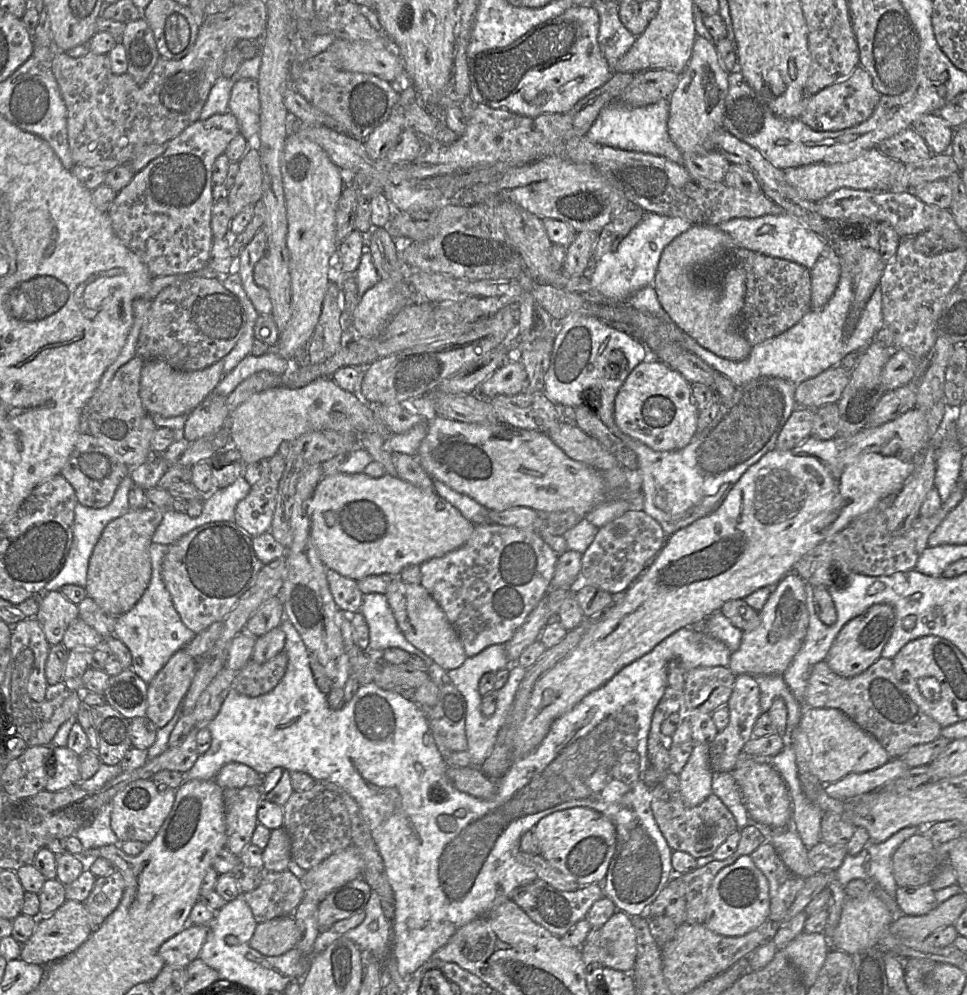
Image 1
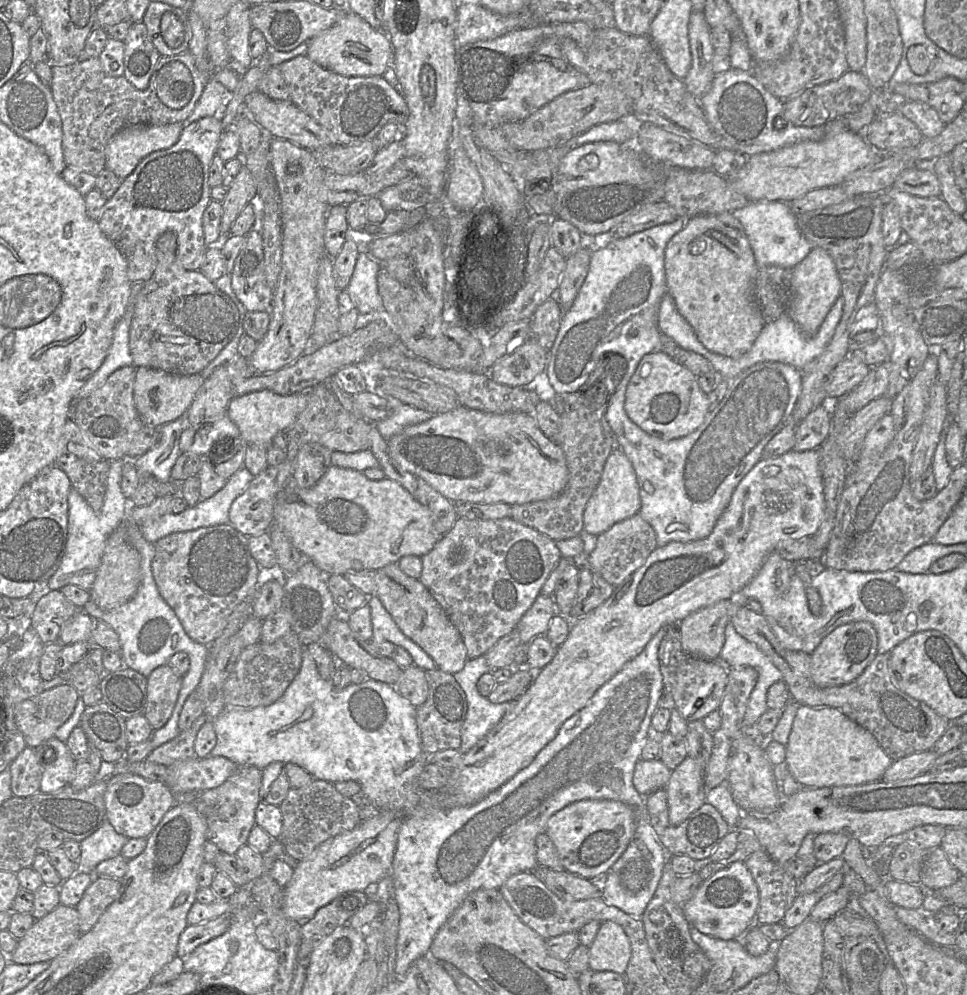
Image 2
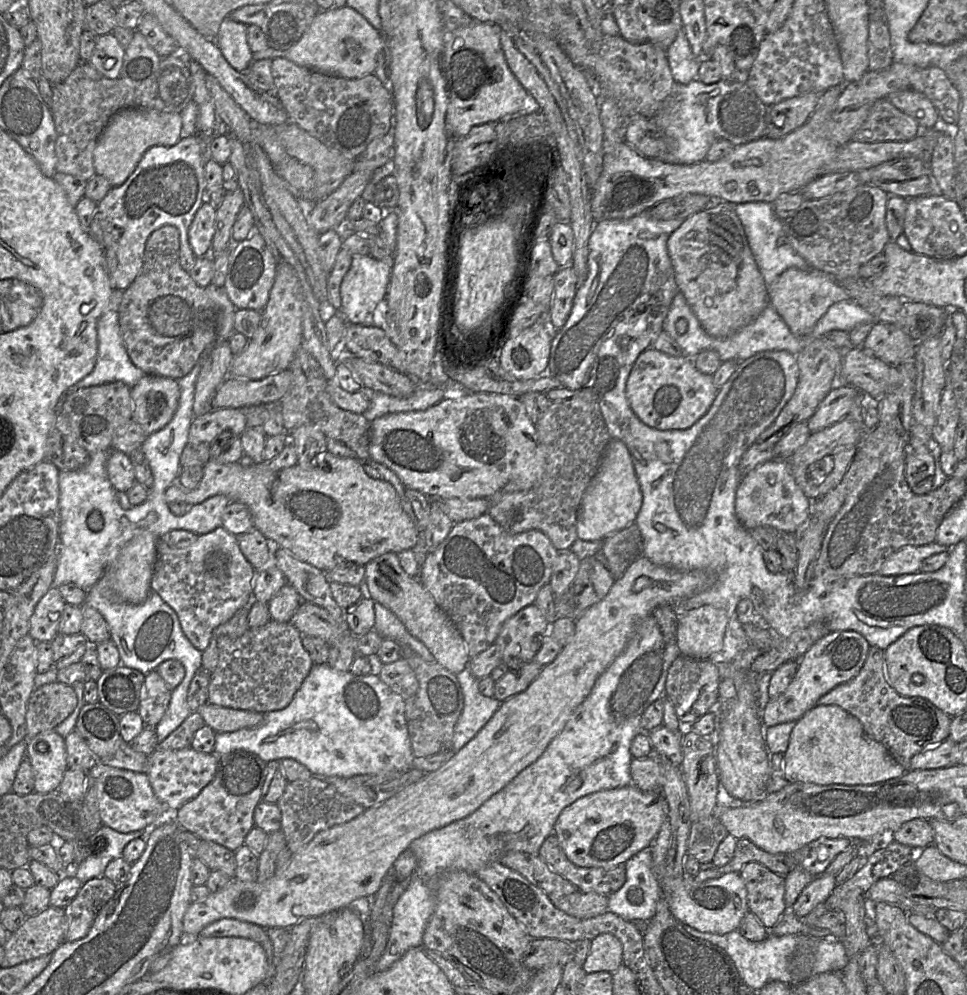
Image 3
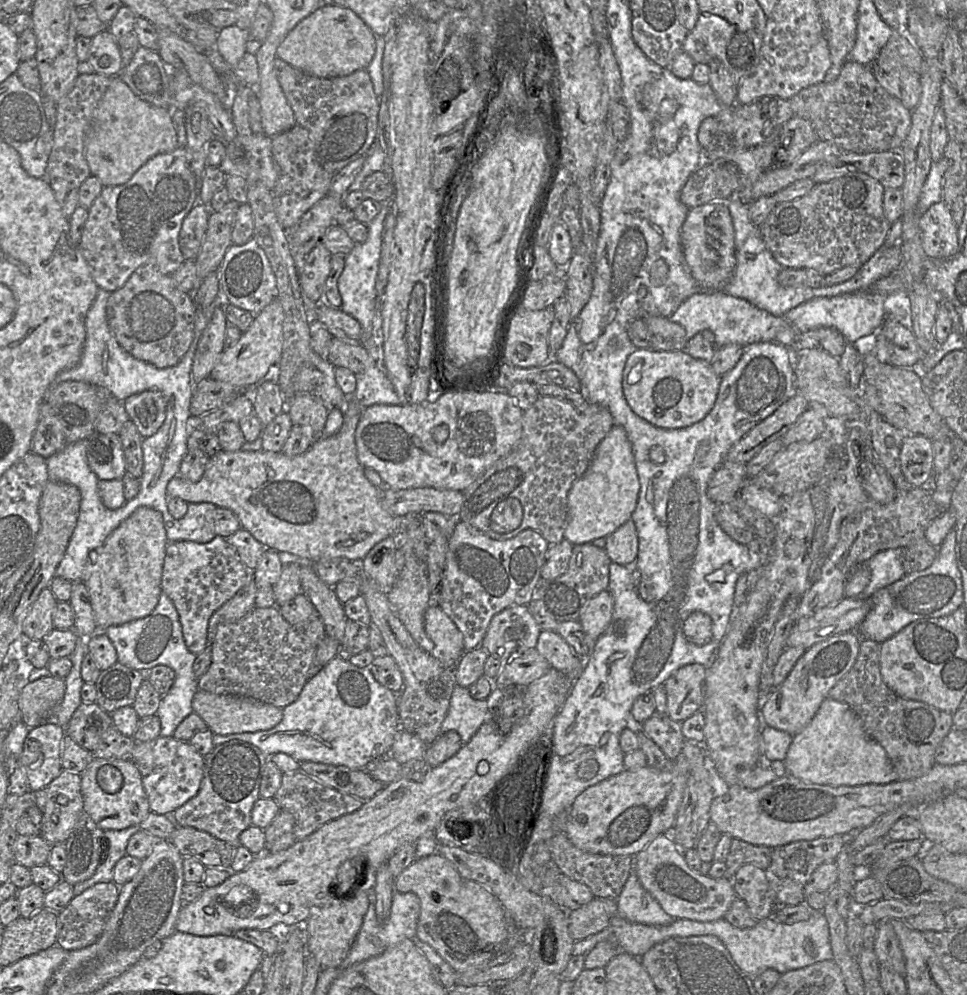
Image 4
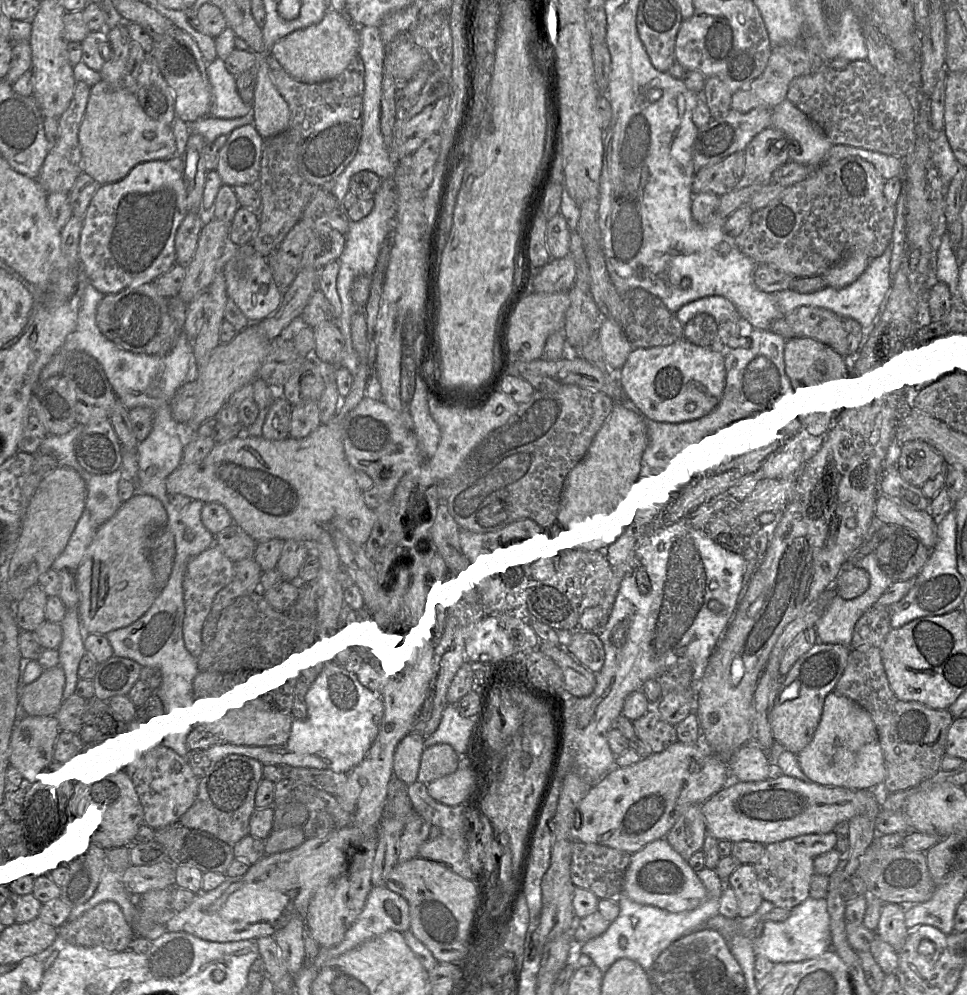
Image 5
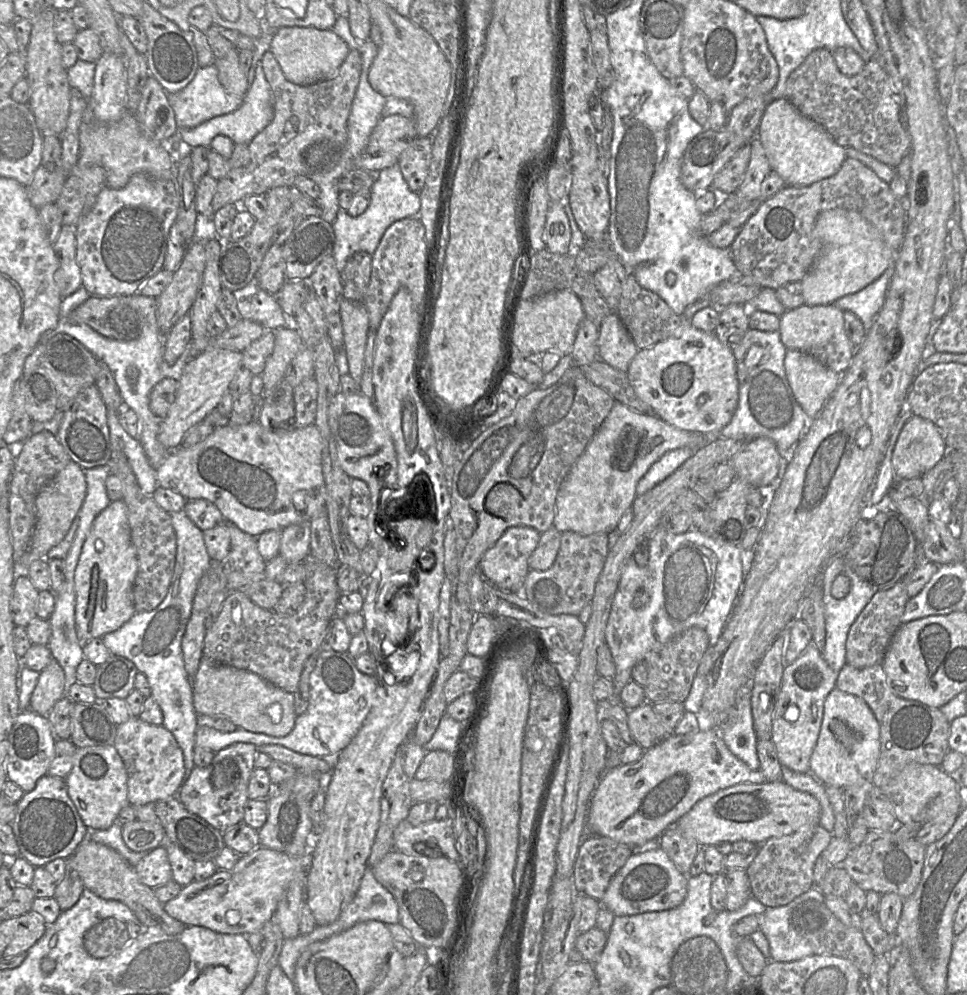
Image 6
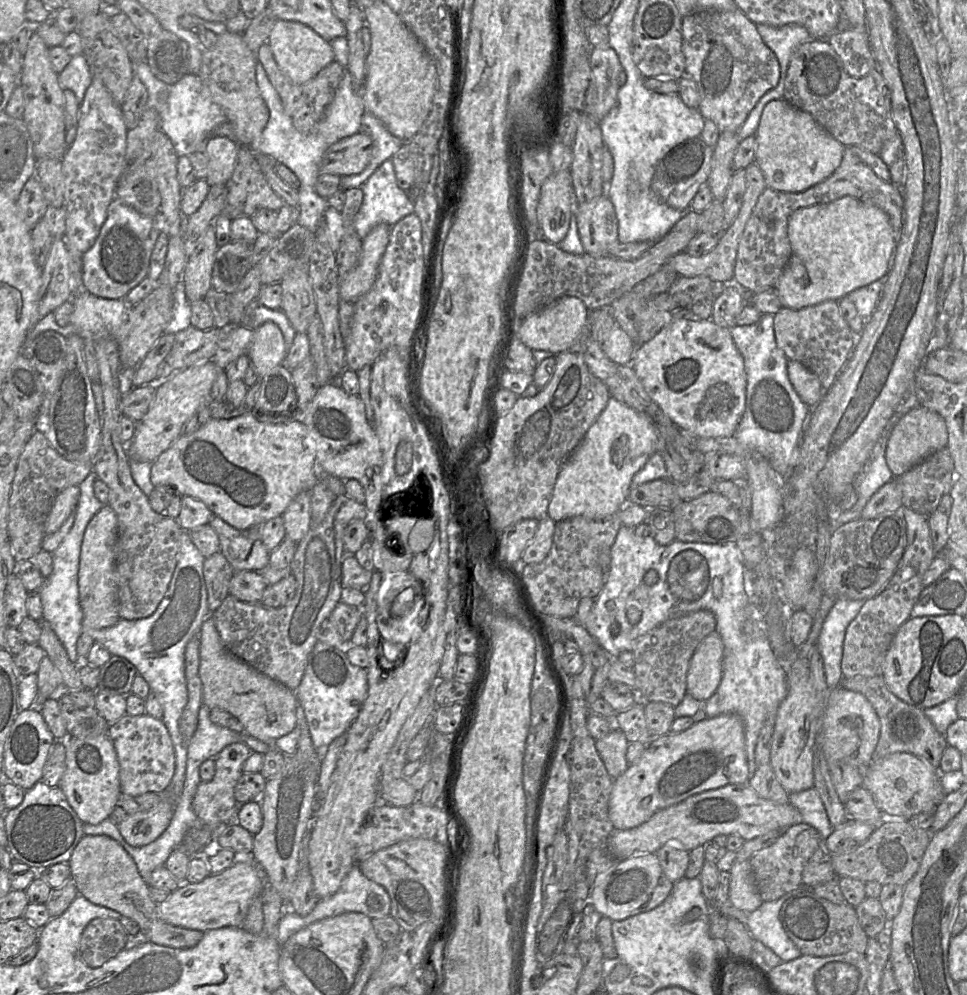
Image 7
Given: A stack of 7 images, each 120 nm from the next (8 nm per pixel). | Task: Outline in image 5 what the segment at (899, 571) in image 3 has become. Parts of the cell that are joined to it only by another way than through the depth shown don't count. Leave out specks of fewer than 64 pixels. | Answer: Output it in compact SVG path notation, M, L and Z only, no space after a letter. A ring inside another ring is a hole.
M871 552L863 557L853 558L847 564L860 567L869 574L869 587L860 596L853 599L843 599L837 594L834 596L828 607L826 608L822 617L815 624L815 631L817 640L826 644L841 644L846 647L851 646L852 635L854 627L859 618L868 611L880 598L880 596L887 590L889 586L894 583L879 567L875 552Z

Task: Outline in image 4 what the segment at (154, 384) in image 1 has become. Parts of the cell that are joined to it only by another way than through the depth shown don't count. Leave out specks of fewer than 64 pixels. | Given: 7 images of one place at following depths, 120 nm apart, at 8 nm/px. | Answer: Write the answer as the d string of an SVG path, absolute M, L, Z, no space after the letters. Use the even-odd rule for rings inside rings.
M146 390L127 397L124 408L143 438L152 436L166 418L166 398L158 390Z

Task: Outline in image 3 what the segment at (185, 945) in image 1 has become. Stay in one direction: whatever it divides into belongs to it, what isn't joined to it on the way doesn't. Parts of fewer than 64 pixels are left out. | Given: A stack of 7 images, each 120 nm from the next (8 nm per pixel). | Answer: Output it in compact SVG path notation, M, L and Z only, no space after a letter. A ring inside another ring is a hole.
M223 918L203 928L199 937L242 937L261 943L269 937L265 928L232 918Z

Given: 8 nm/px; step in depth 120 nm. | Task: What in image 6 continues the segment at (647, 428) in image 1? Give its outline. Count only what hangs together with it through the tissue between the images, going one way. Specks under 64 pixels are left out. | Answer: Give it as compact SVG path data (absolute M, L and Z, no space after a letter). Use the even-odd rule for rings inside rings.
M683 315L678 333L639 350L626 374L636 395L650 407L653 414L676 428L706 437L717 437L721 429L731 421L738 405L739 383L732 348L723 344L715 333L695 328Z

